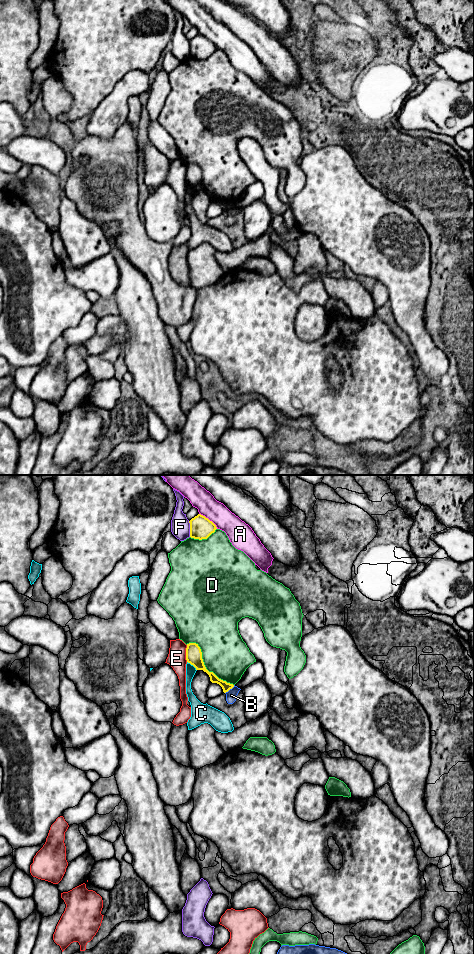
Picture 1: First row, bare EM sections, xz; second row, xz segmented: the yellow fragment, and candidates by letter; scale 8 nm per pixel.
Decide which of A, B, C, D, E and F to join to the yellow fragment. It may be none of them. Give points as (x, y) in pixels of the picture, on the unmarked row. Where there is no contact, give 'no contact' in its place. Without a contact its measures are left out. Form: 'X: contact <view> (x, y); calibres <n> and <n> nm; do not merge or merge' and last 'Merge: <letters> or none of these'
A: contact xz (208, 39); calibres 180 and 180 nm; do not merge
B: contact xz (229, 209); calibres 70 and 90 nm; do not merge
C: contact xz (192, 184); calibres 130 and 80 nm; do not merge
D: contact xz (204, 185); calibres 130 and 360 nm; do not merge
E: contact xz (186, 173); calibres 130 and 150 nm; do not merge
F: contact xz (190, 49); calibres 180 and 160 nm; do not merge
Merge: none of these

